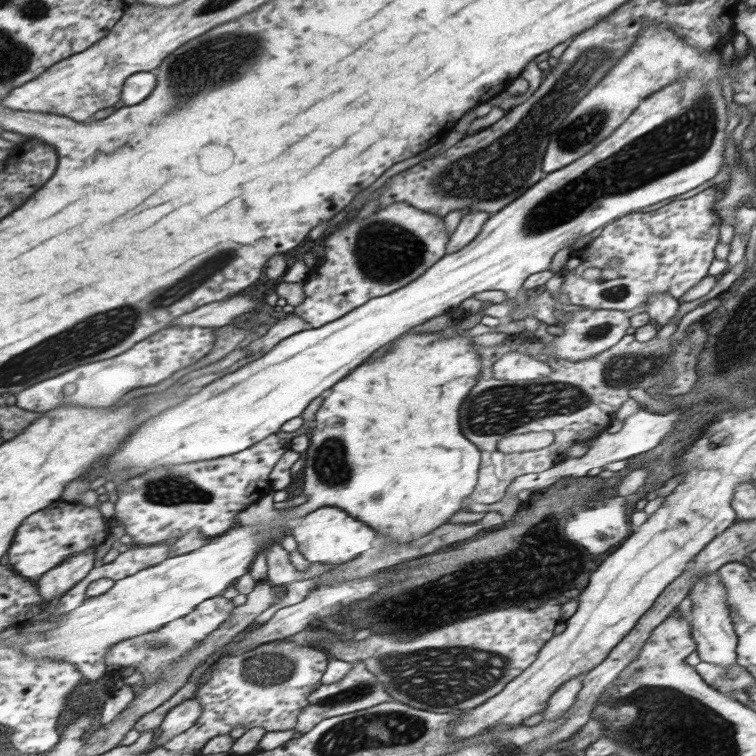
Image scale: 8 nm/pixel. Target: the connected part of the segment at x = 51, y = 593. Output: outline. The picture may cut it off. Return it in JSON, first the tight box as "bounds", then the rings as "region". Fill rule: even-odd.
{"bounds":[38,548,97,604],"region":[[[91,548],[85,552],[79,552],[75,556],[65,560],[64,563],[45,573],[38,581],[39,592],[46,604],[61,598],[67,594],[73,586],[77,586],[89,572],[95,568],[97,550]]]}

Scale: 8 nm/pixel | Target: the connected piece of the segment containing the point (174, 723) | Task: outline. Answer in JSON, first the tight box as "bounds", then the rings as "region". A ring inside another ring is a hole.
{"bounds":[150,698,201,748],"region":[[[195,698],[185,699],[165,713],[157,733],[150,742],[151,748],[162,747],[170,738],[187,730],[201,713],[201,704]]]}

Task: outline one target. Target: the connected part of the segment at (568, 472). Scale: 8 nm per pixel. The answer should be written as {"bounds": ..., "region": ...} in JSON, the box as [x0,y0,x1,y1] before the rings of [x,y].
{"bounds":[514,409,682,493],"region":[[[640,409],[635,414],[627,416],[622,422],[622,427],[618,432],[607,433],[603,430],[592,439],[590,446],[584,450],[580,450],[578,455],[566,458],[561,457],[558,462],[555,462],[551,468],[543,470],[539,473],[528,473],[519,476],[515,479],[514,492],[519,490],[527,489],[529,492],[533,493],[541,489],[546,489],[549,485],[553,485],[558,482],[561,478],[567,476],[573,476],[574,478],[581,478],[586,475],[586,473],[592,468],[601,468],[604,464],[608,462],[615,462],[615,460],[625,460],[635,456],[636,454],[641,454],[641,452],[647,452],[661,440],[663,436],[673,428],[673,425],[677,423],[678,414],[682,409],[675,409],[663,416],[659,413],[646,412]]]}

